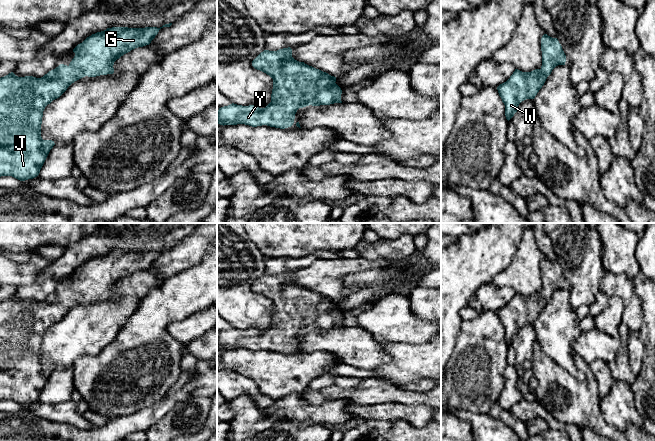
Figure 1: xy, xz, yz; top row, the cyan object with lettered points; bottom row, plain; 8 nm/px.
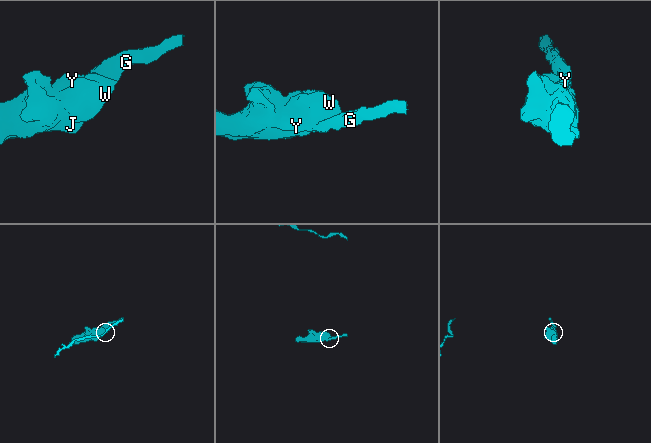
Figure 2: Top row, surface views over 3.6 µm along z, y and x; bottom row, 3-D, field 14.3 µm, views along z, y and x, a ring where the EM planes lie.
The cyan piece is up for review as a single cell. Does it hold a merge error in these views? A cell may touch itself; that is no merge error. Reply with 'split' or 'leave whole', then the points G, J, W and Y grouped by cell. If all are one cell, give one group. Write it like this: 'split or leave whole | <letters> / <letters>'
leave whole | G J W Y

